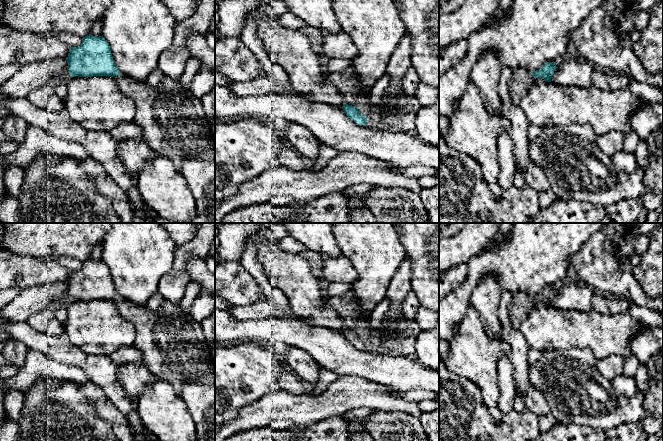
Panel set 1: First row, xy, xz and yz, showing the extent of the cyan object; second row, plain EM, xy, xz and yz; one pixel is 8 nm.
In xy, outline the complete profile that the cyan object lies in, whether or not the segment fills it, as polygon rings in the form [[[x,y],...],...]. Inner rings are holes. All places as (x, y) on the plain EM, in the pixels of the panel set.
[[[89,258],[82,262],[78,271],[71,271],[67,281],[67,293],[71,300],[92,301],[120,298],[111,277],[109,267],[103,260]]]

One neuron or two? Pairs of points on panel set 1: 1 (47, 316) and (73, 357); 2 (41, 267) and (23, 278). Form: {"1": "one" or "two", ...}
{"1": "two", "2": "one"}

